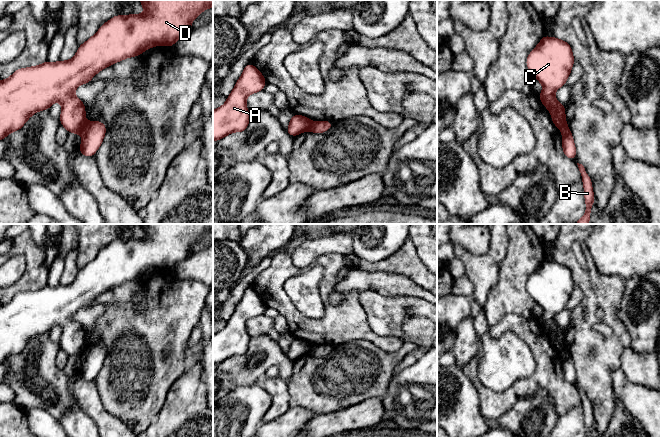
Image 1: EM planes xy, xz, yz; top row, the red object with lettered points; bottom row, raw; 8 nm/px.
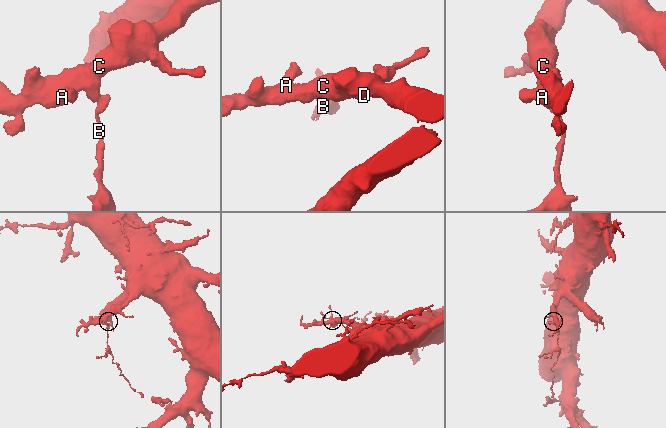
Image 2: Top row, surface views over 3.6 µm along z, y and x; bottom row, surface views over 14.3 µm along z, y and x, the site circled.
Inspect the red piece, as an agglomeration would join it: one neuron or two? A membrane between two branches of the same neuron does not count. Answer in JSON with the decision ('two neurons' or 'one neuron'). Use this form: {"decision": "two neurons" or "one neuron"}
{"decision": "two neurons"}

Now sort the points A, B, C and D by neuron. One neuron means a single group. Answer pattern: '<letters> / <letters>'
A C D / B

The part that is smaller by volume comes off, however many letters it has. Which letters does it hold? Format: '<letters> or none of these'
B

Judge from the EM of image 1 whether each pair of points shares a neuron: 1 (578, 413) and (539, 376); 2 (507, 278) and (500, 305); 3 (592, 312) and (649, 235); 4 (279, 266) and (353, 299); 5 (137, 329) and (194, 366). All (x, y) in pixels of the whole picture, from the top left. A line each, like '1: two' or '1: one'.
1: two
2: one
3: two
4: one
5: two

